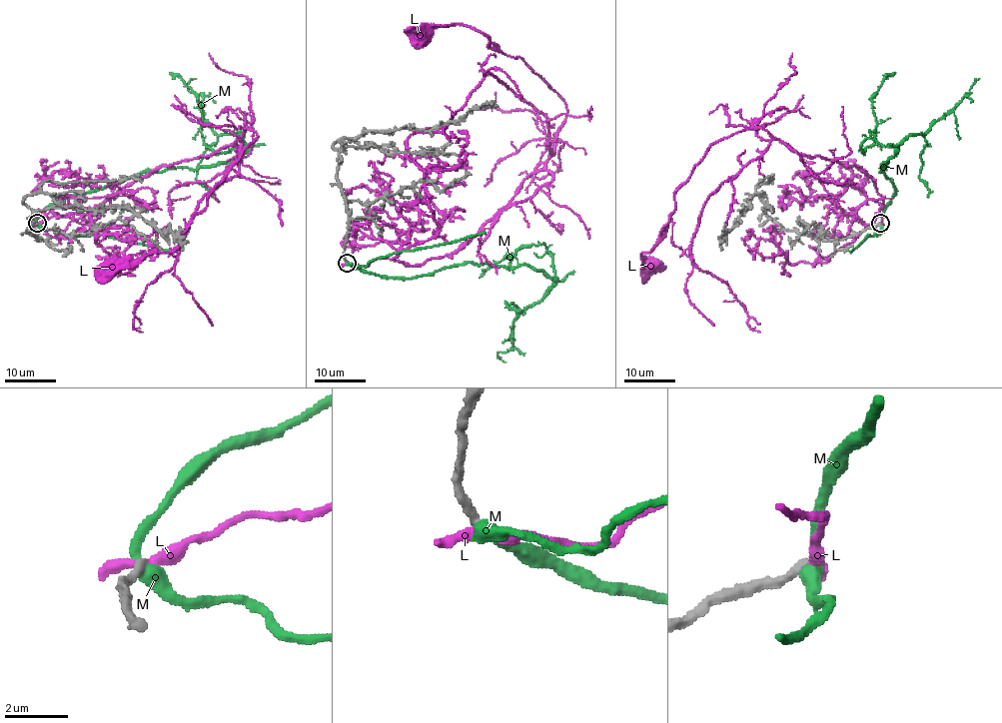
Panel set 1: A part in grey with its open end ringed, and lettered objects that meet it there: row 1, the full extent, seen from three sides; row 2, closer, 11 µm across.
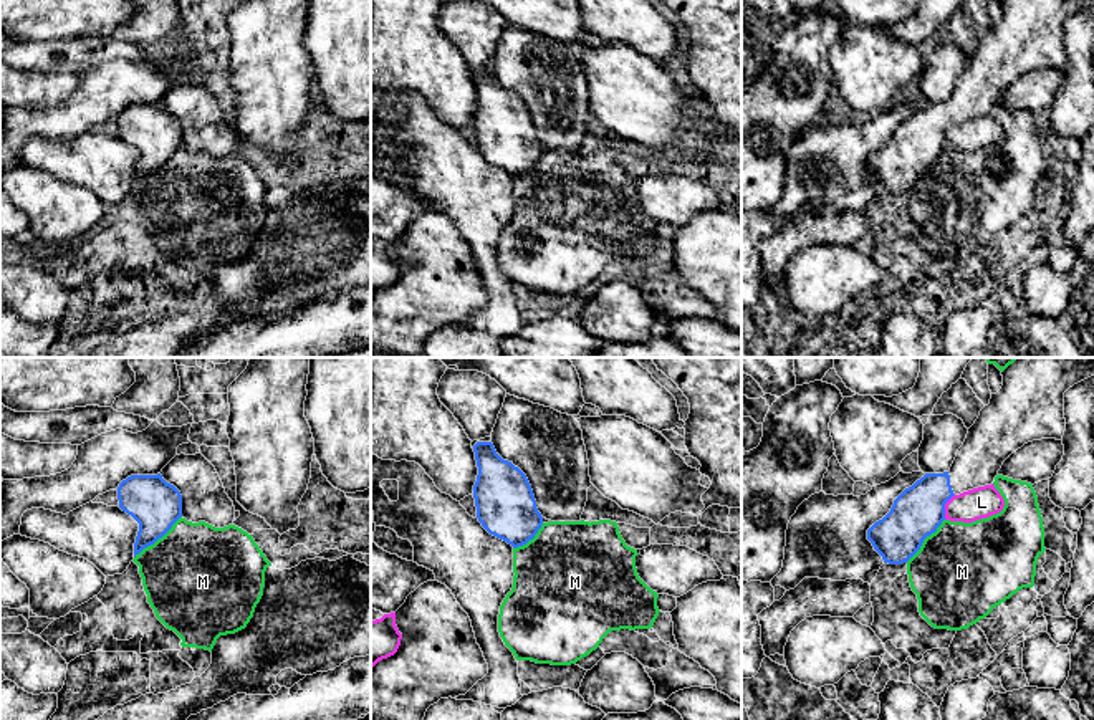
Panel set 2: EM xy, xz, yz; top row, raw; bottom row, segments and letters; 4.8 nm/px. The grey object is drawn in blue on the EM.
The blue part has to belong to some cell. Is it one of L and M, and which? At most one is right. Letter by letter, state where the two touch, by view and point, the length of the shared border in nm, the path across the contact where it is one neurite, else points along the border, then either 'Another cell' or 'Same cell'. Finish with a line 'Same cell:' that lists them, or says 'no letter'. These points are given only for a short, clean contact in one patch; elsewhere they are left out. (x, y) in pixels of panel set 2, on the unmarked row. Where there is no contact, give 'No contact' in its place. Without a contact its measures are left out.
L: Touches blue at yz (944, 136). Shared border 140 nm. Boundary: yz (954, 123), (945, 133), (944, 148). Another cell
M: Touches blue at xy (158, 168). Shared border 320 nm. Boundary: xy (181, 144), (134, 187). Another cell
Same cell: no letter

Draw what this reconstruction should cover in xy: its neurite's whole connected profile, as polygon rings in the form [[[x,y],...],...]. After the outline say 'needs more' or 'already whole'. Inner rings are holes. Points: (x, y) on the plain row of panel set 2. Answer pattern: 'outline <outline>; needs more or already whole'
outline [[[131,104],[118,116],[119,137],[139,152],[134,187],[182,146],[182,124],[157,104]]]; already whole

